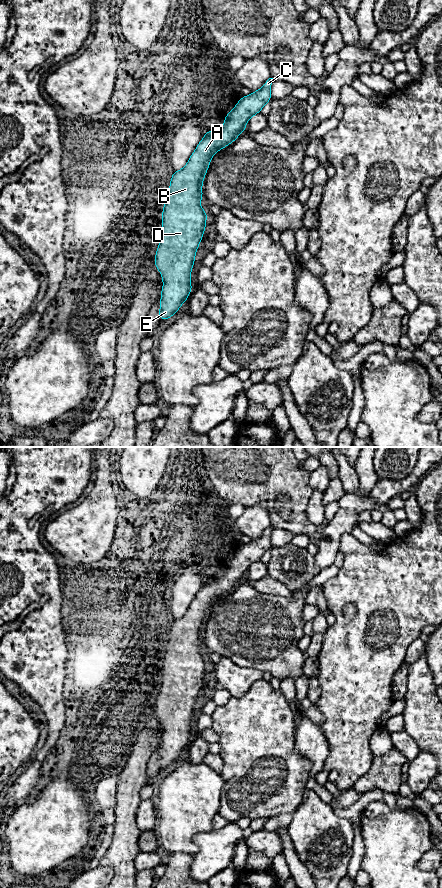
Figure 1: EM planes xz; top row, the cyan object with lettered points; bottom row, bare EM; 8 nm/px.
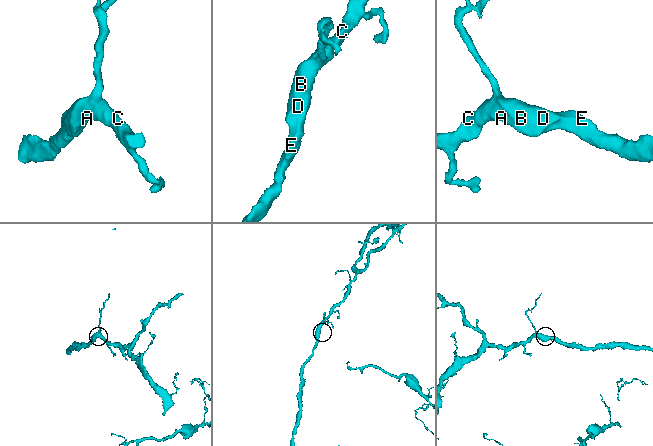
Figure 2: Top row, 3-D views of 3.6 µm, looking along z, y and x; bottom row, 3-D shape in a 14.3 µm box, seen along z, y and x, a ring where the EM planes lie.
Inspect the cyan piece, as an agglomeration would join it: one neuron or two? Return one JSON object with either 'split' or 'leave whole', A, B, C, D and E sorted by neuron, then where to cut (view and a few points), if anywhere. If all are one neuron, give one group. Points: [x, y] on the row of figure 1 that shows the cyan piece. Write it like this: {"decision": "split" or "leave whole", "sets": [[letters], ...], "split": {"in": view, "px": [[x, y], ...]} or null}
{"decision": "leave whole", "sets": [["A", "B", "C", "D", "E"]], "split": null}

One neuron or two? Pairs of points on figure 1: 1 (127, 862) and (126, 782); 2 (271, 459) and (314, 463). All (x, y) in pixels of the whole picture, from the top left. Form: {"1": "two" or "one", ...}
{"1": "one", "2": "two"}

